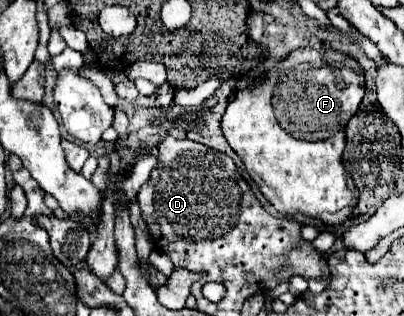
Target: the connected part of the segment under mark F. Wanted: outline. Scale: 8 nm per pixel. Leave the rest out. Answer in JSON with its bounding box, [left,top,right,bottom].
[222,50,364,226]

